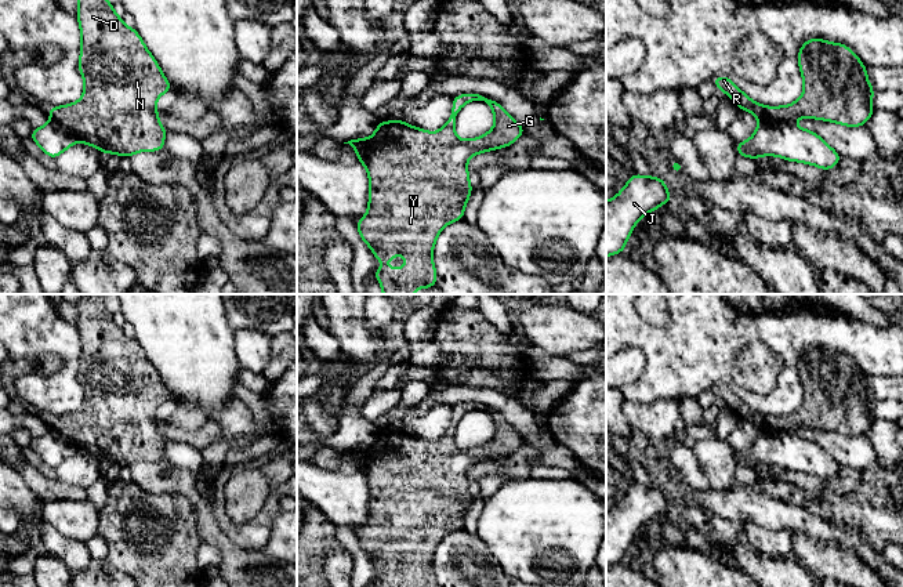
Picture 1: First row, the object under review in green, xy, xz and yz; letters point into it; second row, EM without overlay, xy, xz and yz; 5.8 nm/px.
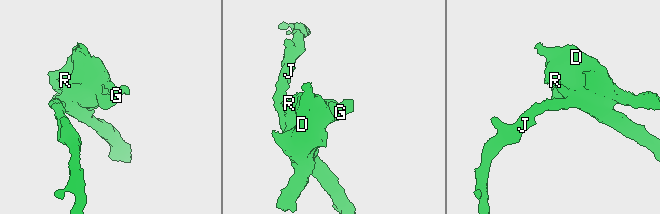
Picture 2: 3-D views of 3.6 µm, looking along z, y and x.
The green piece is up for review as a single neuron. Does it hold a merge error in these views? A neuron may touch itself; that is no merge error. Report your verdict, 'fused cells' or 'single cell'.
fused cells

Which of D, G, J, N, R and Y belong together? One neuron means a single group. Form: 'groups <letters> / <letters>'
groups D G N R Y / J

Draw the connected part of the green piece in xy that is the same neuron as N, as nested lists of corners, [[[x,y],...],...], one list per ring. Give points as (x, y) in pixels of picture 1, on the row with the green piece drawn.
[[[77,0],[76,17],[81,33],[79,72],[84,93],[77,102],[48,108],[51,120],[68,128],[77,141],[102,153],[133,156],[164,149],[168,133],[159,120],[156,101],[171,91],[171,83],[134,28],[128,28],[108,0]]]

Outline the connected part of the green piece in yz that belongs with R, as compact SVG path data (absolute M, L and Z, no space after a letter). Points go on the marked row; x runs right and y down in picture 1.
M809 39L798 51L798 66L804 94L784 106L764 106L752 101L726 76L715 76L712 81L739 109L751 112L759 122L791 123L812 117L860 127L875 112L871 102L875 90L867 79L867 68L848 46Z

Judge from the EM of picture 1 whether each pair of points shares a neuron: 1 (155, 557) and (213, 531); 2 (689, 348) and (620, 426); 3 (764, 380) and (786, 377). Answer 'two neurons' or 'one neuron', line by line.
1: two neurons
2: two neurons
3: two neurons

